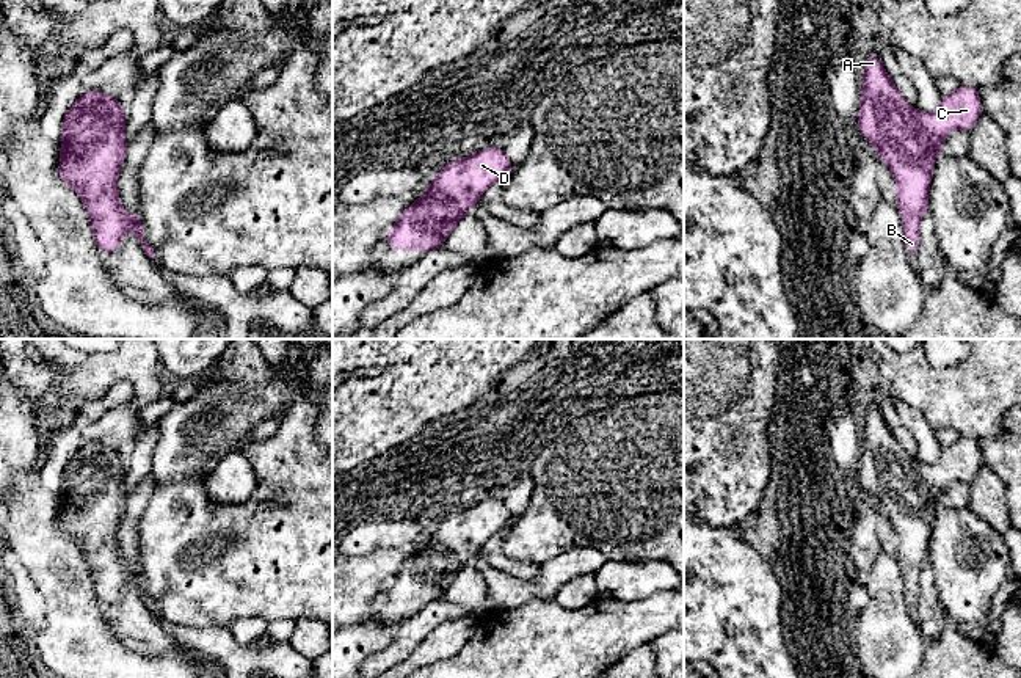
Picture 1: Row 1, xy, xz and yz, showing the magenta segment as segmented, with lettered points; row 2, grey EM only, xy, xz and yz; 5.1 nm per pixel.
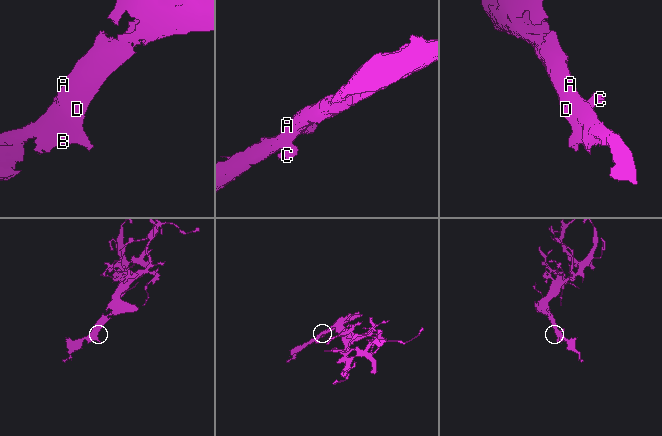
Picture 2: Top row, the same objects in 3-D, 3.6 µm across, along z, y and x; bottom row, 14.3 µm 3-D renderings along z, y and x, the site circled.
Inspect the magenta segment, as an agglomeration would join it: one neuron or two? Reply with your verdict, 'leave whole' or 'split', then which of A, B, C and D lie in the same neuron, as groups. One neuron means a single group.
leave whole | A B C D

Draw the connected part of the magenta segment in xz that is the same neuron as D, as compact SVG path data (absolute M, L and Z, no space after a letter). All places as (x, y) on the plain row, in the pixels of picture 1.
M497 498L450 512L428 534L428 543L406 559L386 585L392 601L431 603L444 598L455 578L478 556L485 541L505 532L513 515Z

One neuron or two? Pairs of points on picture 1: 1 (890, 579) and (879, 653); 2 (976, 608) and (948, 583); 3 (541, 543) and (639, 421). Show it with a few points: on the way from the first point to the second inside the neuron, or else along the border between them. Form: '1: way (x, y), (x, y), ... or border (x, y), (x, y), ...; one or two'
1: way (885, 598), (885, 634); one
2: way (970, 601), (954, 586); one
3: way (563, 513), (626, 451); one

